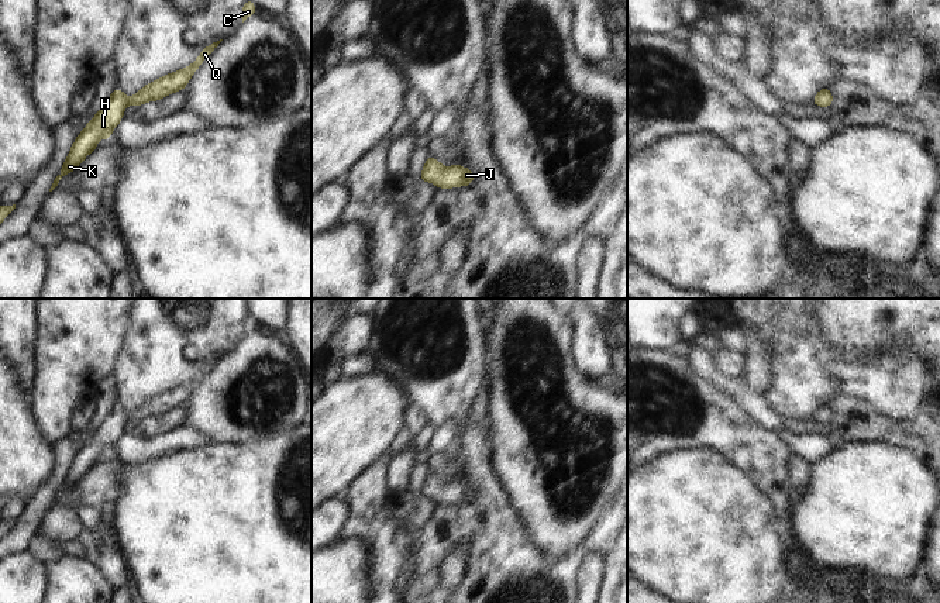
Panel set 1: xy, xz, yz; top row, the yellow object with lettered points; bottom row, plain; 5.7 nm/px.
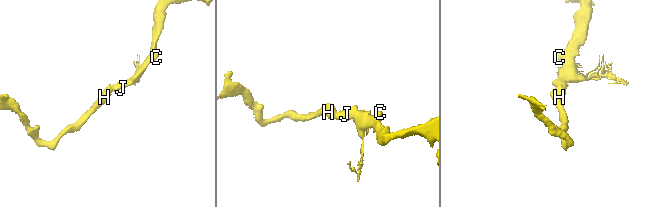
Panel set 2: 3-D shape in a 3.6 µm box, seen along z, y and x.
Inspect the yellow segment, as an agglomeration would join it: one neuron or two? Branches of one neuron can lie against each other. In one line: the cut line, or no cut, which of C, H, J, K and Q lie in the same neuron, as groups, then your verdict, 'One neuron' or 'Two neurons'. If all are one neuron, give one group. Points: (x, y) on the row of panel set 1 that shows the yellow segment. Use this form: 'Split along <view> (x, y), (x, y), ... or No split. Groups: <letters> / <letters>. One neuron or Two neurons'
No split. Groups: C H J K Q. One neuron.

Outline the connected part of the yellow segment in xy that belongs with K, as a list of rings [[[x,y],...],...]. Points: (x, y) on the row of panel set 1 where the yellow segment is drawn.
[[[223,39],[207,45],[197,59],[187,68],[176,70],[161,79],[145,85],[138,93],[125,97],[121,89],[116,87],[99,113],[89,121],[83,131],[75,139],[66,161],[62,163],[61,173],[55,178],[49,192],[52,192],[59,180],[69,172],[73,172],[82,161],[97,148],[97,139],[110,139],[111,131],[124,118],[123,111],[128,104],[135,107],[166,97],[178,90],[185,90],[193,73],[200,68],[202,62],[218,46]]]

